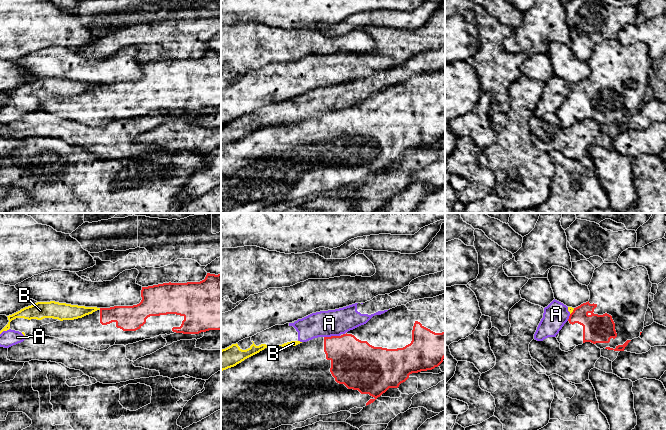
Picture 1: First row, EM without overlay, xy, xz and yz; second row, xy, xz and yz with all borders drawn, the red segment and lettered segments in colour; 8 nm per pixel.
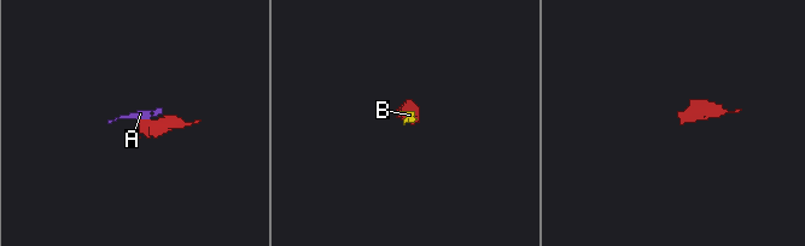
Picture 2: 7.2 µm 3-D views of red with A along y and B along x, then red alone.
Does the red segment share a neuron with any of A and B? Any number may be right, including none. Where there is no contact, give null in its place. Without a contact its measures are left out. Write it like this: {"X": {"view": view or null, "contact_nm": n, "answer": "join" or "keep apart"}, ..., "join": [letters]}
{"A": {"view": "xz", "contact_nm": 130, "answer": "keep apart"}, "B": {"view": "yz", "contact_nm": 70, "answer": "keep apart"}, "join": []}

